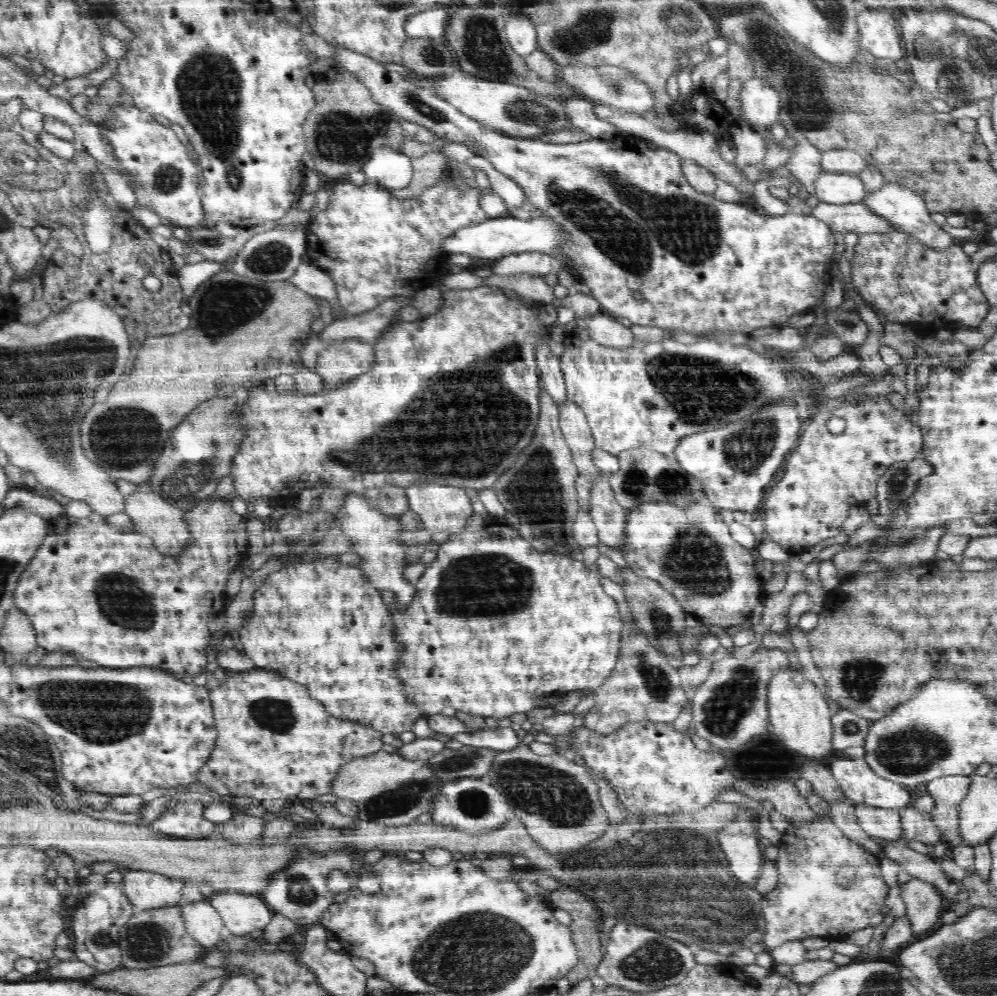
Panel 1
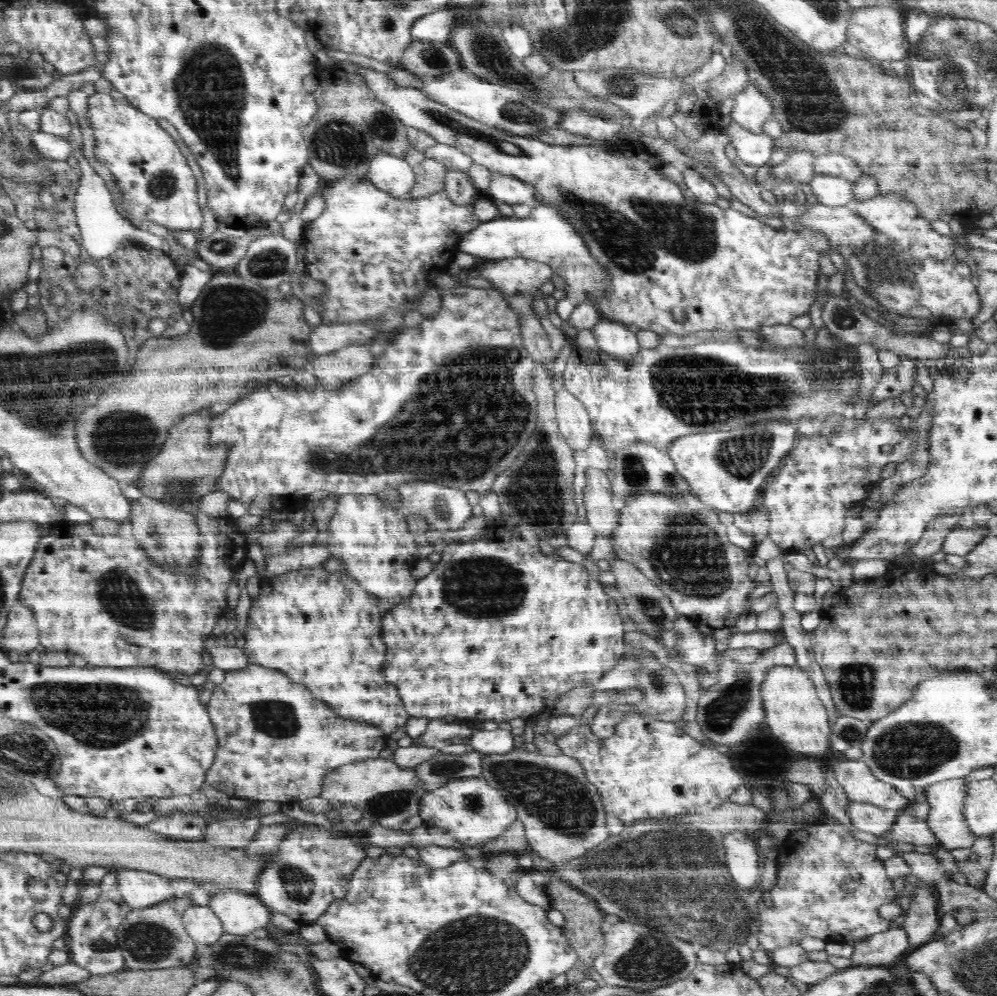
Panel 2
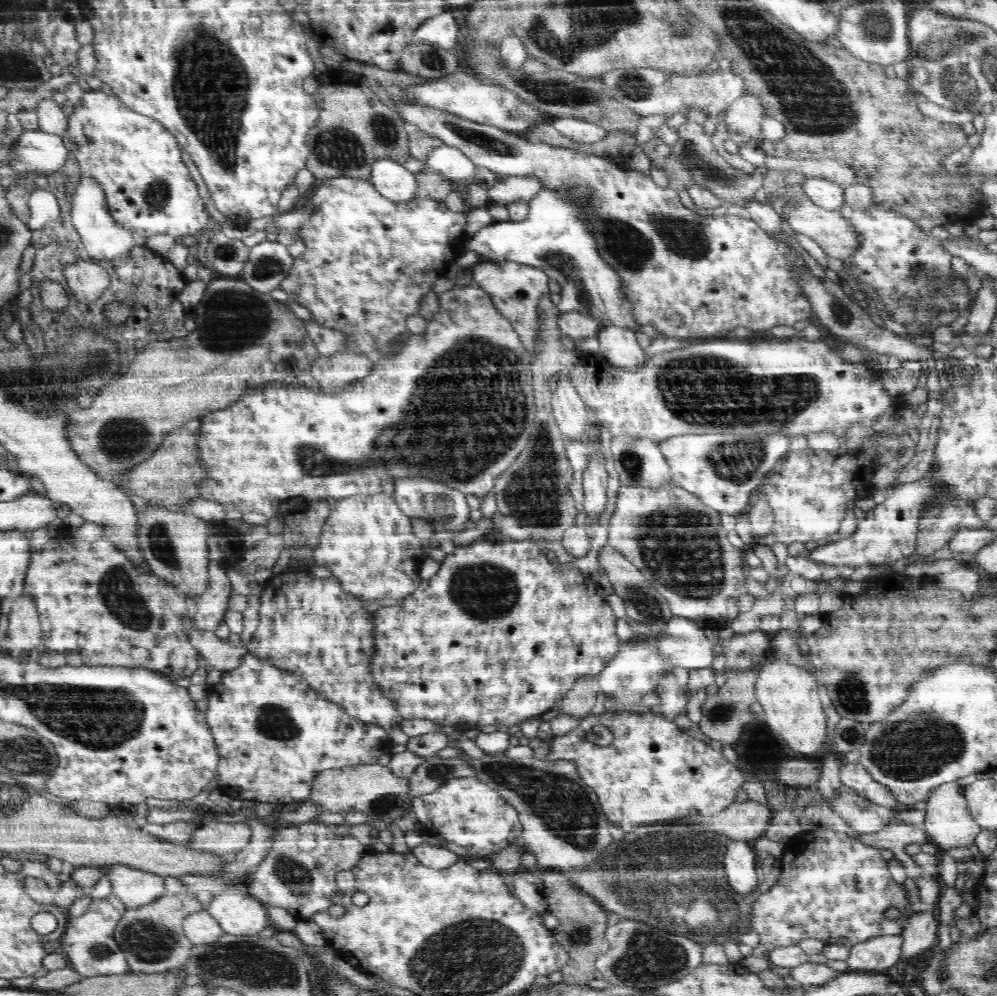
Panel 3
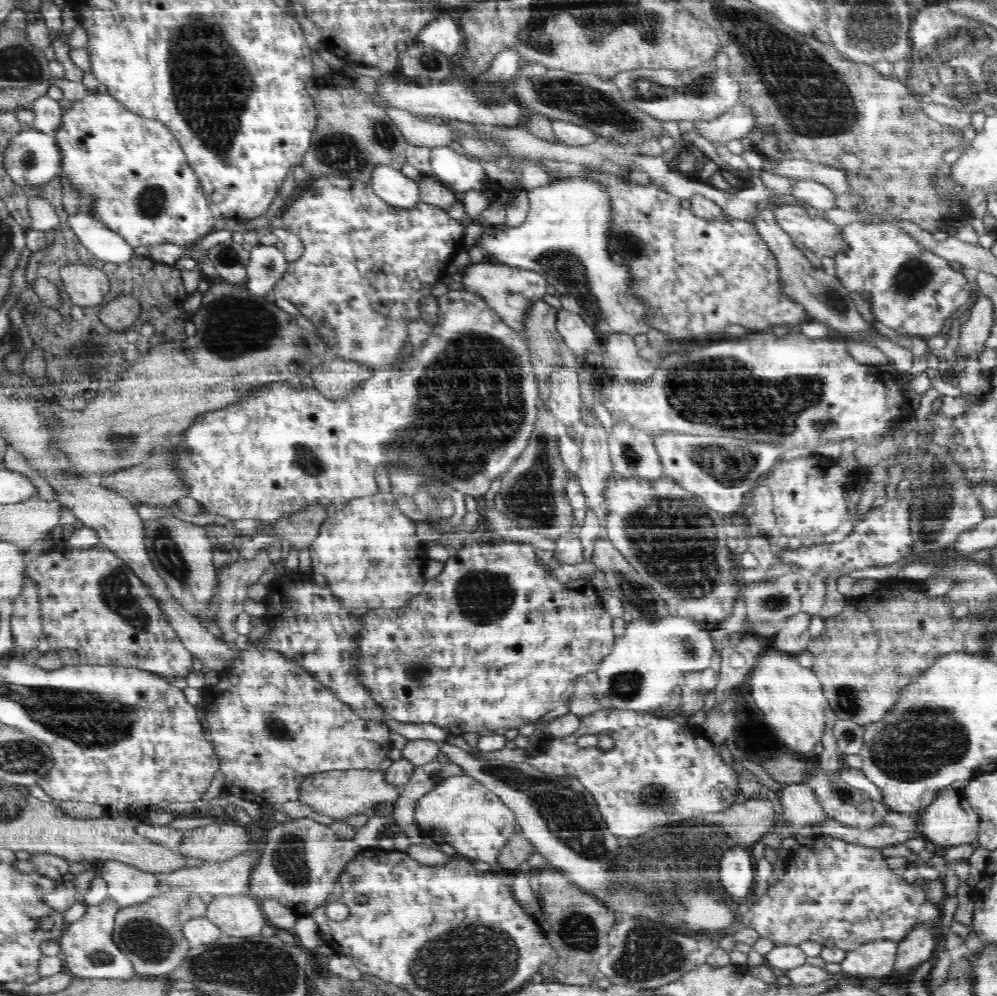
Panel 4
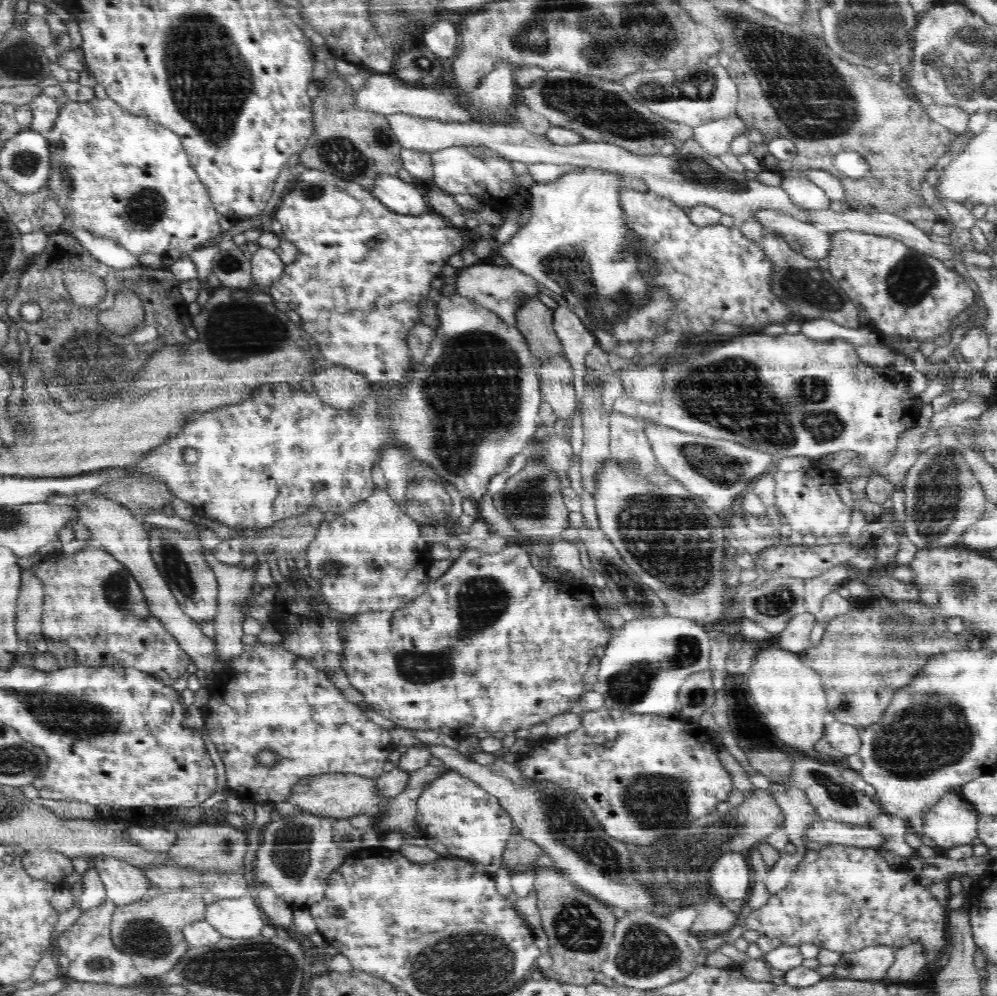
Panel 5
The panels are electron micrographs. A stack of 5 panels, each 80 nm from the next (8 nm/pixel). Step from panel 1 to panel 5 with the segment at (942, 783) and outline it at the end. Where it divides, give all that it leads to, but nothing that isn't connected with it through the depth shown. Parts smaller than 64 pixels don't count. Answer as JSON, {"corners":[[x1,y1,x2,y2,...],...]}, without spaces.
{"corners":[[955,790,942,796,938,800,938,804,935,804,923,817,923,821,922,834,932,838,937,846,942,848,948,849,960,844,971,844,972,840,978,837,978,814,976,809]]}

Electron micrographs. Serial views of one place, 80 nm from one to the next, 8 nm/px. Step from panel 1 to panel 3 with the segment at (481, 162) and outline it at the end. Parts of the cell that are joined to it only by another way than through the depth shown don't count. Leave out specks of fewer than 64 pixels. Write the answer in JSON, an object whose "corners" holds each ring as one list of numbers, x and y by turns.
{"corners":[[508,175,502,181,497,180,489,189,489,198,492,203,498,205,518,202,518,200,531,203,542,188,542,181,534,175]]}

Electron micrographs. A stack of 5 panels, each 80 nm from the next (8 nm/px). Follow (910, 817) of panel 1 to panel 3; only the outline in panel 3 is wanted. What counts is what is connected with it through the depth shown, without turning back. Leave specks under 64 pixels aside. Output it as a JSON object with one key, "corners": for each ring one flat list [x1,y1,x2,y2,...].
{"corners":[[892,818,882,830,861,833,857,839,877,849,892,850,893,858,901,862,908,877,915,879,920,876,928,876,928,873,904,850,907,844,922,845,929,842,928,835,922,826,914,827]]}

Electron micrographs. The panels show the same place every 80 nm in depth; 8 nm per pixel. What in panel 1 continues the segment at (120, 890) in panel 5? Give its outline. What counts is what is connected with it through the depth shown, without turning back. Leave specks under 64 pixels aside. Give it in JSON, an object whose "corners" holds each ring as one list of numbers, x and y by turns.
{"corners":[[125,870,121,882,124,894,139,911,174,906,180,902,183,881,145,870]]}

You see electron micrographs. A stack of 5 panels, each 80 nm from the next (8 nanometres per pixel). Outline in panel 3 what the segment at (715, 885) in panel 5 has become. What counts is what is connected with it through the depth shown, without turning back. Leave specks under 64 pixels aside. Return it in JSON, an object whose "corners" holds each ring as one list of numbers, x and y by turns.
{"corners":[[730,840,725,854,724,868,729,885,736,893,749,896,756,893,758,885,756,868,760,865,758,854,752,843,744,840]]}

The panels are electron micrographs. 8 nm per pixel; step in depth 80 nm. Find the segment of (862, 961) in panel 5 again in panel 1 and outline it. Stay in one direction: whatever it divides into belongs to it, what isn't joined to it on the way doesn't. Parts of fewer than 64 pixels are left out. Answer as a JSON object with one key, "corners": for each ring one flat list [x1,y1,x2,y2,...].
{"corners":[[907,916,898,917,894,924,885,932,883,940,880,943,879,955,870,955,867,947,859,952,857,959,859,960,882,960,888,961,892,952,899,951,914,941,913,932,910,928,910,921]]}

